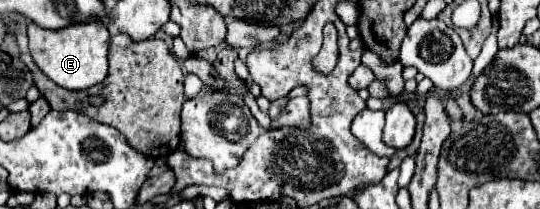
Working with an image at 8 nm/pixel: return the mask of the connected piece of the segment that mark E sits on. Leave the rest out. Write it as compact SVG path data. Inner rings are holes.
M89 21L61 31L49 31L35 23L29 23L27 33L29 33L29 51L35 65L59 87L69 91L89 89L107 77L109 29L103 21Z

